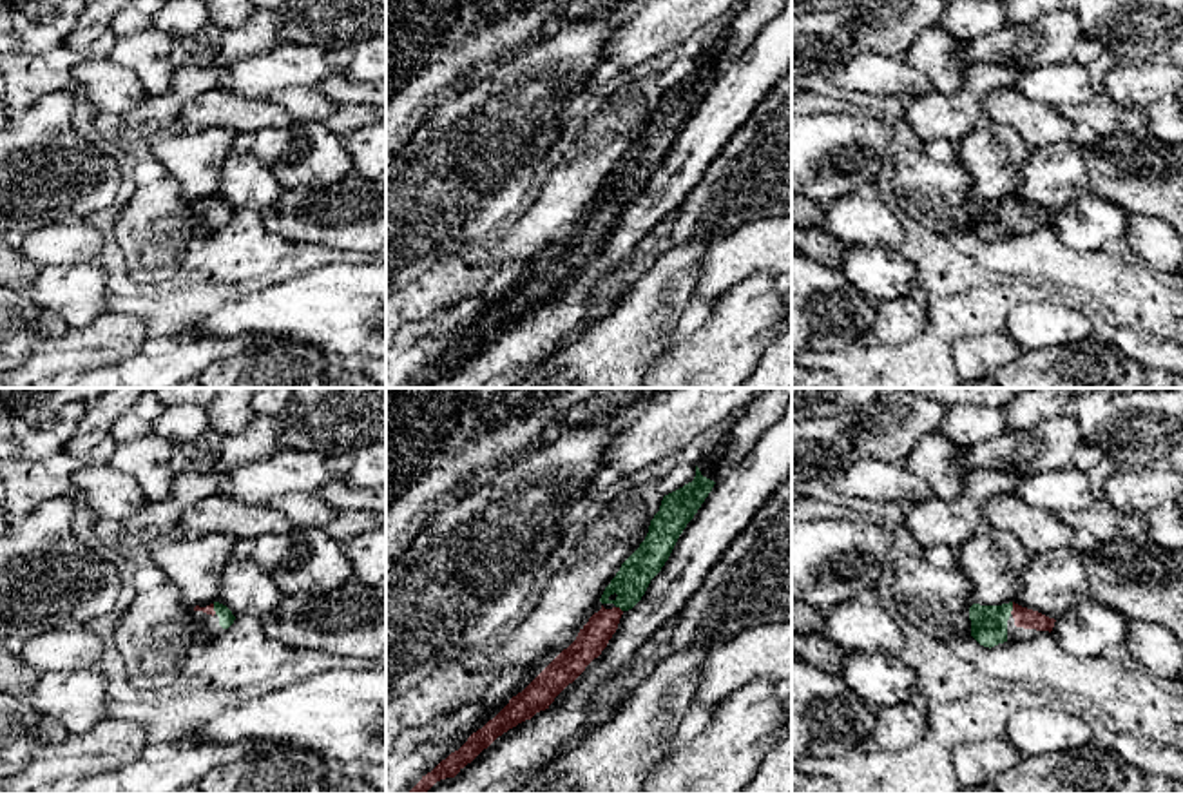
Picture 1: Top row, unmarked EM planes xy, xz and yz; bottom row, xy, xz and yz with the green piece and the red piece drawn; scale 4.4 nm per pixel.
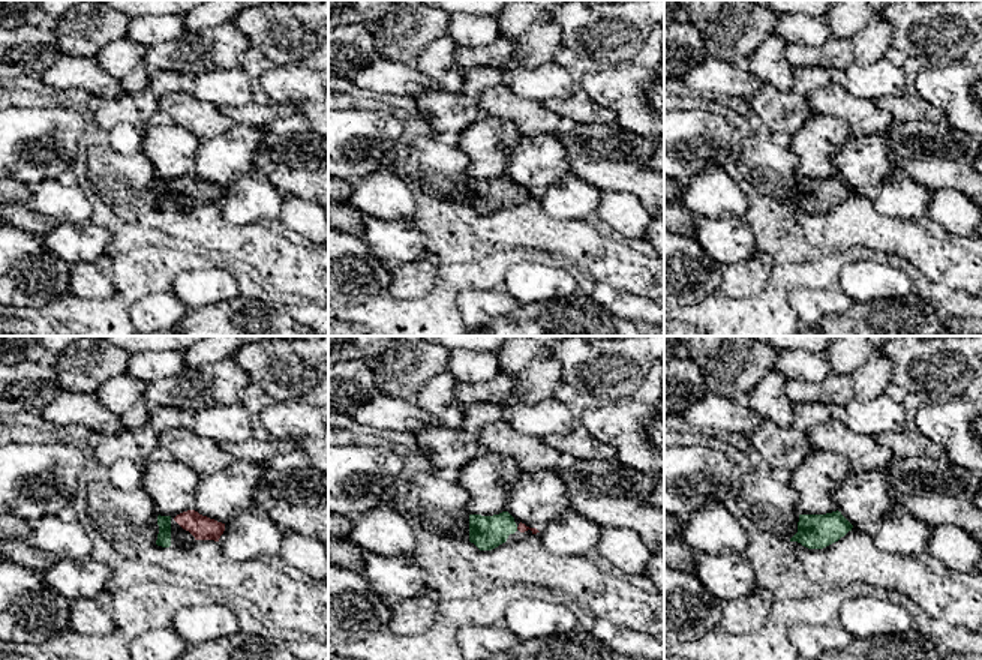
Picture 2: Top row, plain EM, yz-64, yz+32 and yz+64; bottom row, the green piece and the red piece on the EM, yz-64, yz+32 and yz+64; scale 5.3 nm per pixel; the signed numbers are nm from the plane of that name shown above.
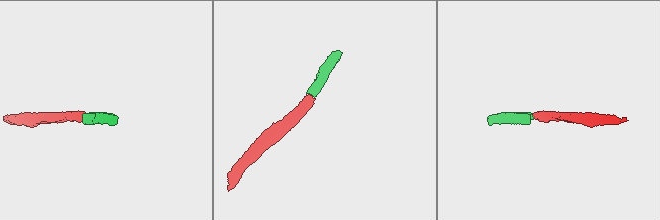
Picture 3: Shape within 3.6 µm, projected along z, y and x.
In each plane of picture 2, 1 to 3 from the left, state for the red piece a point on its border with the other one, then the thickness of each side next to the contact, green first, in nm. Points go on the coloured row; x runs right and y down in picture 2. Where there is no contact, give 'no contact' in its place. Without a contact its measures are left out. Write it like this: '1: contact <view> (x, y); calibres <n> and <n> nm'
1: no contact
2: no contact
3: no contact

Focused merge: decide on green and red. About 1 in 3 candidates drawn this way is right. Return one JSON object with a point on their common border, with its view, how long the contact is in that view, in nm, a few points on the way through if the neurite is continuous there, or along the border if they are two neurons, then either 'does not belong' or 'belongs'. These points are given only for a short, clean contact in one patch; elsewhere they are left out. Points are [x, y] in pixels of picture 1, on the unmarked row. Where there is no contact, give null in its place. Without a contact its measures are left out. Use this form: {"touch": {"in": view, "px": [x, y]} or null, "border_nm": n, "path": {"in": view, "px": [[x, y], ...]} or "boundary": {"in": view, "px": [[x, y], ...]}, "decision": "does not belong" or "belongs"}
{"touch": {"in": "yz", "px": [1011, 202]}, "border_nm": 60, "path": {"in": "yz", "px": [[988, 216], [1011, 202], [1028, 213]]}, "decision": "belongs"}

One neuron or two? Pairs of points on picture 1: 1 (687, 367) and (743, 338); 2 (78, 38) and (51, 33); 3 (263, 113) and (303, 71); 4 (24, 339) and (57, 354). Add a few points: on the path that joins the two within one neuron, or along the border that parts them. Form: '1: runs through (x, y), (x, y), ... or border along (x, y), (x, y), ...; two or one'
1: runs through (702, 367), (711, 365), (729, 347); one
2: border along (76, 19), (58, 42); two
3: border along (227, 87), (250, 98), (269, 98); two
4: border along (44, 338), (19, 367); two

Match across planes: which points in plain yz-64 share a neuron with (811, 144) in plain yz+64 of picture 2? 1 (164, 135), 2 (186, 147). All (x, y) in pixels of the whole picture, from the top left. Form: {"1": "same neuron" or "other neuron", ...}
{"1": "same neuron", "2": "same neuron"}

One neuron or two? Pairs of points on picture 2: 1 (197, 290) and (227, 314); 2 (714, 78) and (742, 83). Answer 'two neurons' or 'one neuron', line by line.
1: two neurons
2: one neuron

